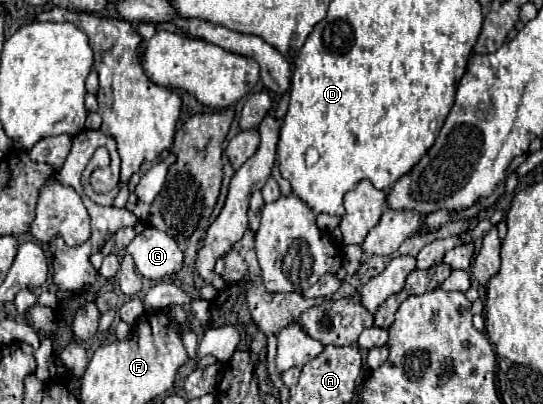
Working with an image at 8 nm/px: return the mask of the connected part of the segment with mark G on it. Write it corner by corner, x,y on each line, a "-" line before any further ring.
146,226
126,248
126,252
134,258
138,272
152,280
164,280
182,270
184,254
178,244
166,234
152,226

